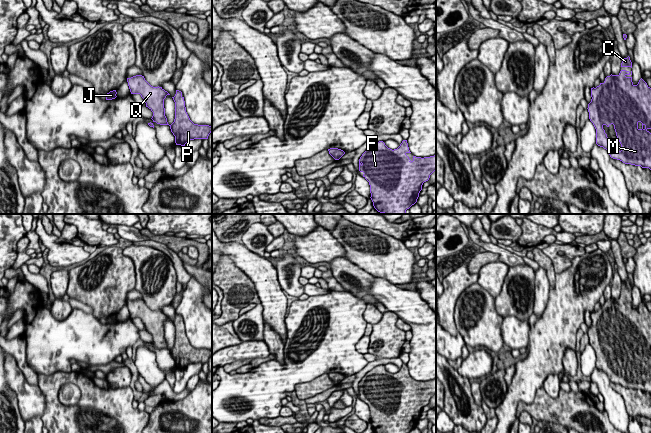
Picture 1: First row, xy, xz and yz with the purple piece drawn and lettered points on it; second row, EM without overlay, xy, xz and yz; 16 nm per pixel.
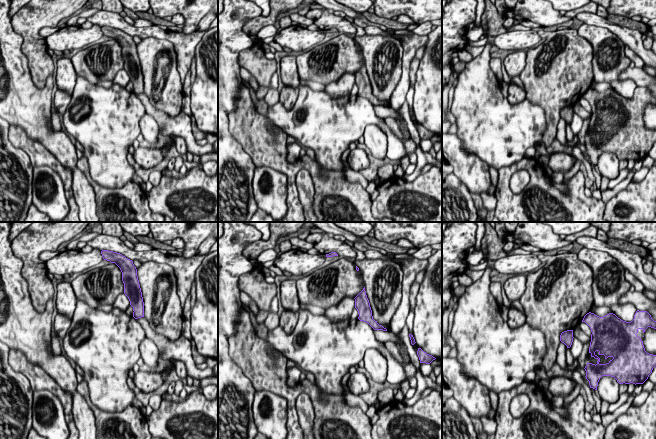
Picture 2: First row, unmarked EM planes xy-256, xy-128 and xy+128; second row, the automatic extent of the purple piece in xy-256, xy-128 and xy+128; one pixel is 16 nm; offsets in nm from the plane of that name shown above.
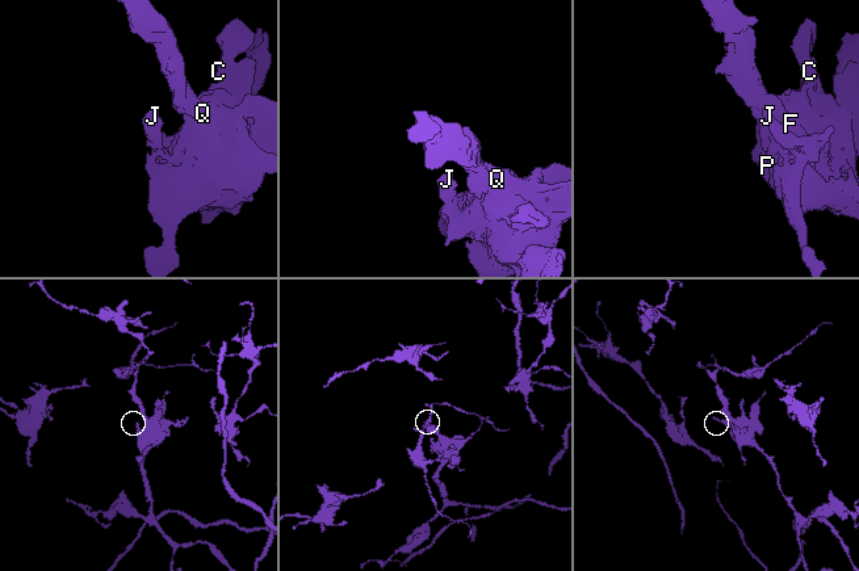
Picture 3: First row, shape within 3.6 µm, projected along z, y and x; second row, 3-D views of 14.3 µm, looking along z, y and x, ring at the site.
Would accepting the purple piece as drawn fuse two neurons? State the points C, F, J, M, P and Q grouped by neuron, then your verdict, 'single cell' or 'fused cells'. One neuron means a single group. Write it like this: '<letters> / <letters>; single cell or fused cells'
C F J M P Q; single cell

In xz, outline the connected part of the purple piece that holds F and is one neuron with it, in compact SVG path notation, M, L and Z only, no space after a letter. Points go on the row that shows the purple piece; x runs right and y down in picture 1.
M407 140L394 150L379 141L359 159L359 171L369 182L370 198L380 213L406 214L417 202L423 183L436 170L436 155L413 156L411 161L407 153L411 153Z

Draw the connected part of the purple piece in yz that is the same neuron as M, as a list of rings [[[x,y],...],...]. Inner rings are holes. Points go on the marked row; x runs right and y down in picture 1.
[[[621,70],[618,75],[610,75],[605,78],[603,83],[600,83],[596,88],[591,88],[591,102],[588,104],[589,119],[596,129],[596,144],[607,150],[610,157],[622,161],[625,164],[641,166],[651,170],[651,88],[641,78],[637,85],[632,82],[632,71]],[[606,125],[609,127],[614,125],[616,136],[621,144],[621,150],[618,151],[611,144],[603,129]]]

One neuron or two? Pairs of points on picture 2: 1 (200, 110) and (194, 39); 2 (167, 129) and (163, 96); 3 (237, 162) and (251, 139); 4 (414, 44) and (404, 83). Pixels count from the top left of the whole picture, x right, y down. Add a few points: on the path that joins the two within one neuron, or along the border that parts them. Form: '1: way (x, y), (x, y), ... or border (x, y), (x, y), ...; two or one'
1: border (205, 31), (195, 48), (193, 56); two
2: border (147, 97), (155, 108), (171, 117), (181, 111); two
3: border (230, 132), (256, 166); two
4: way (409, 54), (406, 60), (406, 73); one

